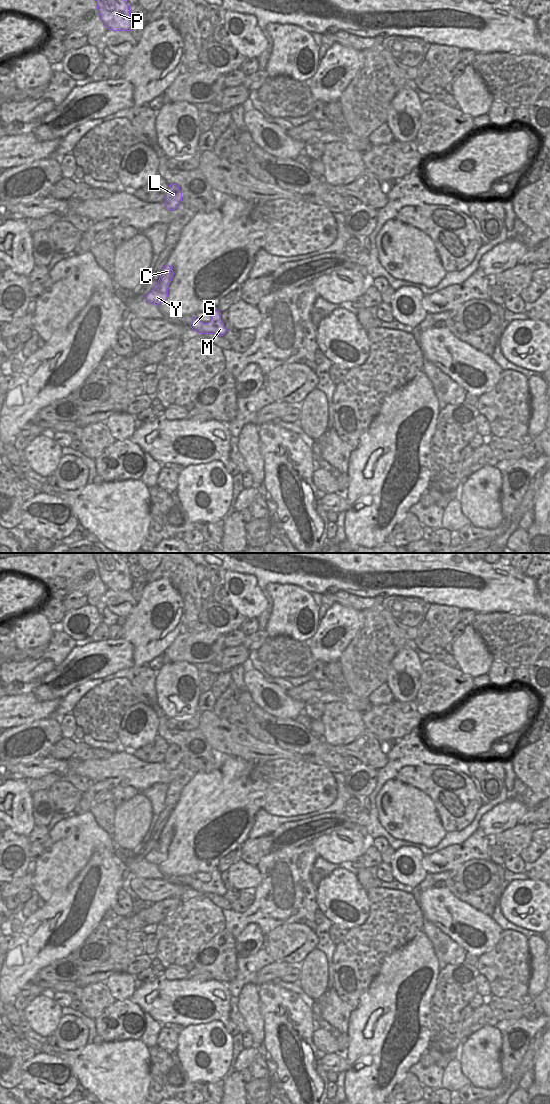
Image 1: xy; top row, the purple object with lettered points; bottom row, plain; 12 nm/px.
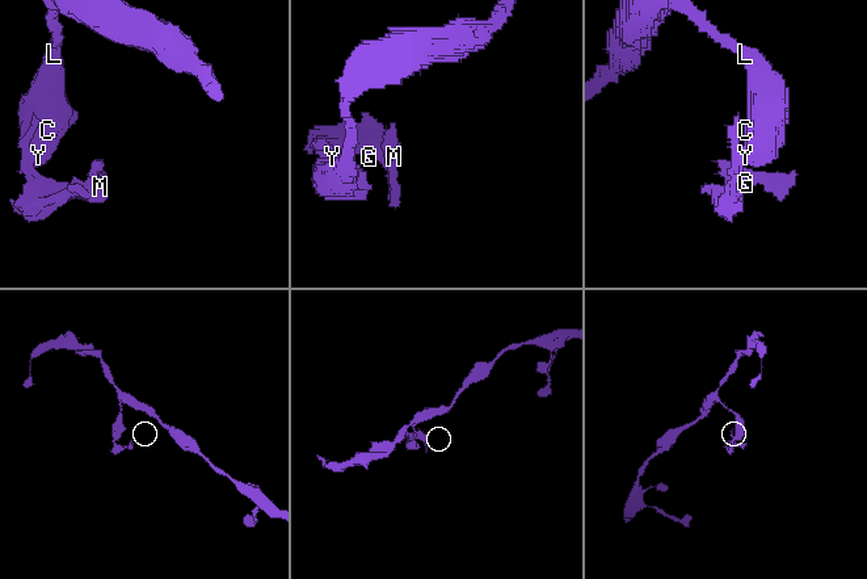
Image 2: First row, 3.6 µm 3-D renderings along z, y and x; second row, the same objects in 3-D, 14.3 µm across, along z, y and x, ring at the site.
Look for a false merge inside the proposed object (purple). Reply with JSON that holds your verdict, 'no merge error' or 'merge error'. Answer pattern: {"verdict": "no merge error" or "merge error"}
{"verdict": "merge error"}

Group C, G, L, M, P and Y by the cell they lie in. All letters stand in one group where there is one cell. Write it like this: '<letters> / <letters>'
C L P Y / G M

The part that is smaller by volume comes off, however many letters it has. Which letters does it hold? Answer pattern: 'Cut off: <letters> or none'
Cut off: G, M

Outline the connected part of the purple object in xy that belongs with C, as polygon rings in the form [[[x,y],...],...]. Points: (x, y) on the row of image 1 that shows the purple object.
[[[166,264],[160,273],[159,280],[155,287],[147,294],[147,300],[157,306],[165,301],[168,297],[168,287],[172,281],[173,275],[172,266]]]

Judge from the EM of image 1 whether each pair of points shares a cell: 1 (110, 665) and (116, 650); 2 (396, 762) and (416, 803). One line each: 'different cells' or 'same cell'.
1: same cell
2: different cells

